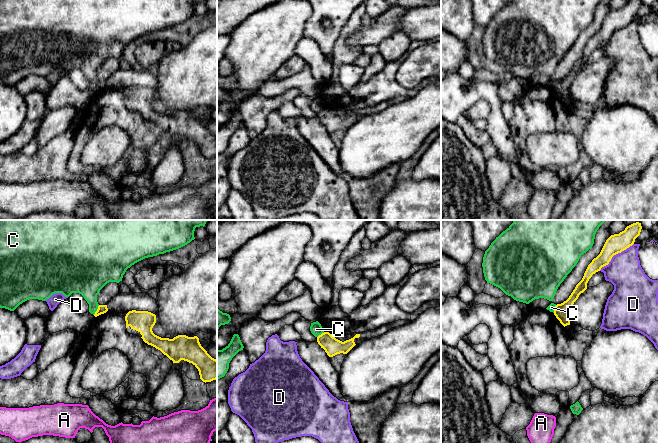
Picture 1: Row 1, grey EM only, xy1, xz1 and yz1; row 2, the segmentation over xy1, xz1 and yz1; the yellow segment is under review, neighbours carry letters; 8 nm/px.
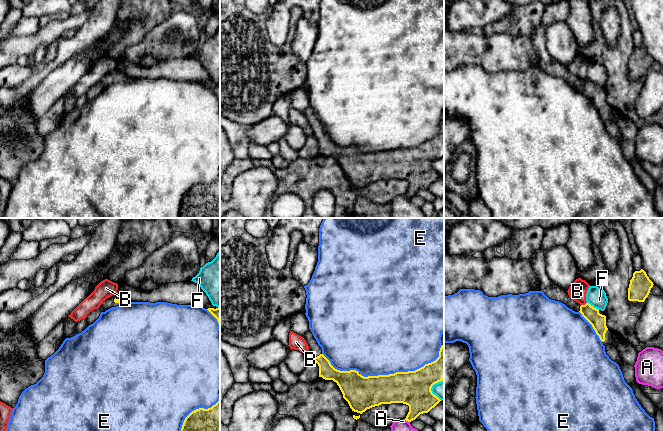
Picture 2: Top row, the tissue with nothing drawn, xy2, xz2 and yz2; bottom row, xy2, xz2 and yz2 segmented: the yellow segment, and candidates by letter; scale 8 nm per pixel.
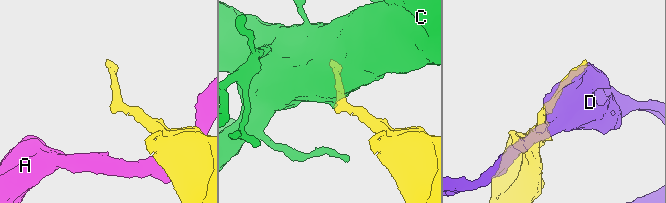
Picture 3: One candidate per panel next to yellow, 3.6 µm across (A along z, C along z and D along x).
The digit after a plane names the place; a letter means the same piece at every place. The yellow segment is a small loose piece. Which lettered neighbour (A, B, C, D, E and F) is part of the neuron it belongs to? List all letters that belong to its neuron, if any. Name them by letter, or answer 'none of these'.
none of these

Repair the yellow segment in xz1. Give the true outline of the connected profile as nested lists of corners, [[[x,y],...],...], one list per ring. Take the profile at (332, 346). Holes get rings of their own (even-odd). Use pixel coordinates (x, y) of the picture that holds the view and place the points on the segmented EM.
[[[324,332],[317,337],[317,342],[329,357],[333,357],[340,353],[347,354],[356,345],[354,339],[359,337],[360,334],[356,334],[353,338],[342,342],[329,332]]]

